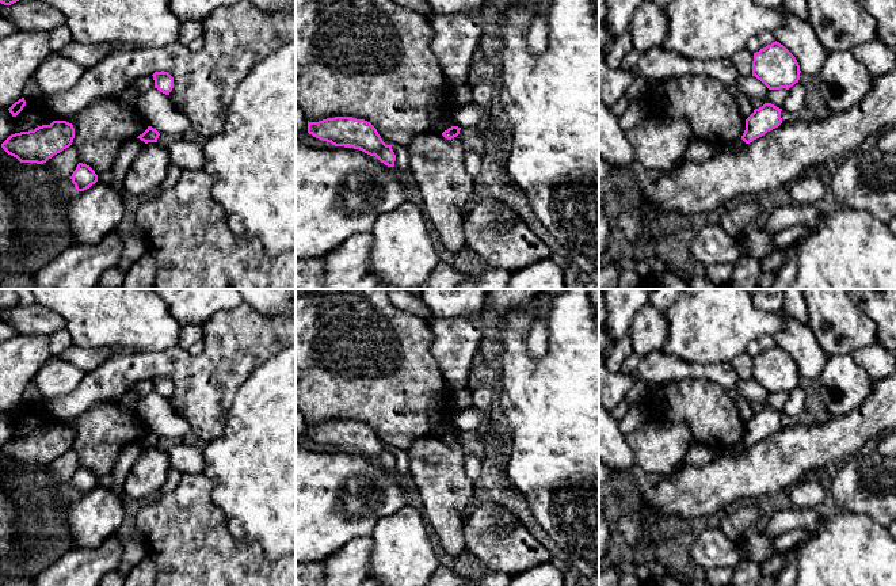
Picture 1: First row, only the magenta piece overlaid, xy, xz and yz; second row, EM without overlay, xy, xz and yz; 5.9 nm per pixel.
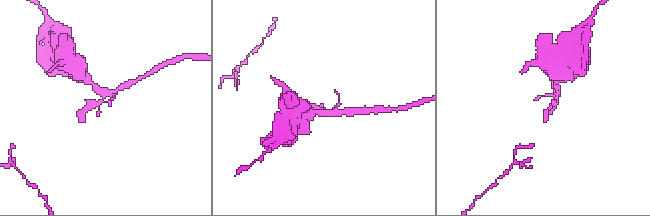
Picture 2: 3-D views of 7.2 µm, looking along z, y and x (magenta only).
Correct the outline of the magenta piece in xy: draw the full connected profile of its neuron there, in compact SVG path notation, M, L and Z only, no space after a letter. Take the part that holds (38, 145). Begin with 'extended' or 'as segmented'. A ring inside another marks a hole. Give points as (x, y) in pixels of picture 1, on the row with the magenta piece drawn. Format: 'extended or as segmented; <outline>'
as segmented; M53 121L34 130L11 134L1 148L20 163L43 164L54 155L69 148L75 138L75 128L66 121Z

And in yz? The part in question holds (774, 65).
as segmented; M773 42L754 53L752 76L769 90L789 90L800 80L796 57L779 42Z

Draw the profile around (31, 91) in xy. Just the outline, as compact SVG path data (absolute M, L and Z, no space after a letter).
M31 76L28 83L26 84L23 98L28 100L38 100L43 98L43 94L41 92L34 76Z

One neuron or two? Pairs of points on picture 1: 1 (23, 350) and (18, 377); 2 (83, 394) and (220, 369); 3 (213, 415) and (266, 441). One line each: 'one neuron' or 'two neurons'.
1: one neuron
2: one neuron
3: two neurons

